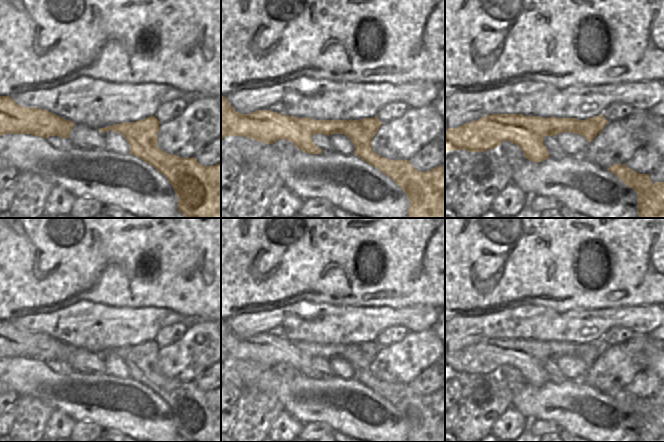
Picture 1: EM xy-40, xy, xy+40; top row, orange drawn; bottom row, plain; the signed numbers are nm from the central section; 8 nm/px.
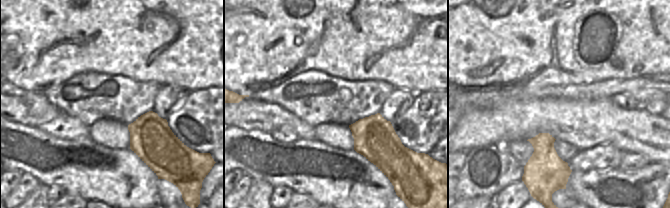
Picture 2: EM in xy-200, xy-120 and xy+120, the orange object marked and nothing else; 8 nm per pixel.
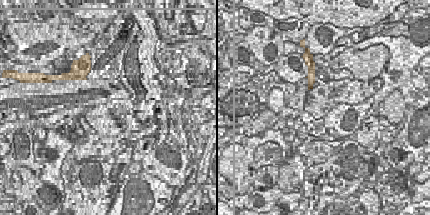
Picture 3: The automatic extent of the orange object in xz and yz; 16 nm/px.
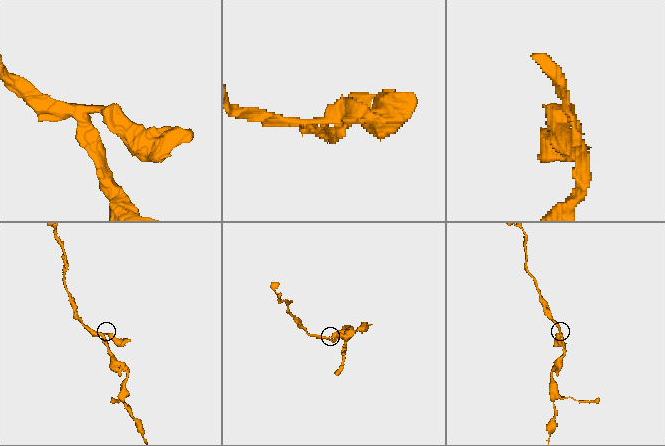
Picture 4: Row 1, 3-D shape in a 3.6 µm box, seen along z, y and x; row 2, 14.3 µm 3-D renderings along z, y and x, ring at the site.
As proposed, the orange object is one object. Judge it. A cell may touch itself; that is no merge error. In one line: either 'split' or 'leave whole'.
leave whole

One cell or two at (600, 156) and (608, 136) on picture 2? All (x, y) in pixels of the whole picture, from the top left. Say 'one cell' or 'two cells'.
two cells

